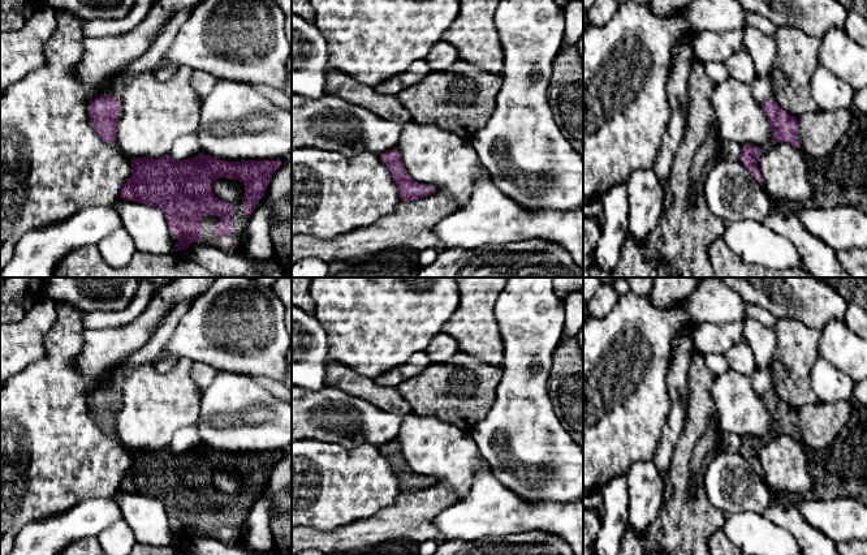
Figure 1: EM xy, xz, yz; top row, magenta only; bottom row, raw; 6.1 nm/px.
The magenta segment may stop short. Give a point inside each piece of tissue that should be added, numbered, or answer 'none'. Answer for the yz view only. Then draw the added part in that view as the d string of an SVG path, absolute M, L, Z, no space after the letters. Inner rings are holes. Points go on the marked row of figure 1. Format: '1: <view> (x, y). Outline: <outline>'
1: yz (844, 183). Outline: M867 116L851 122L841 142L831 152L831 164L824 167L820 158L803 154L807 163L814 194L802 205L793 203L793 208L833 208L836 206L854 206L867 214Z

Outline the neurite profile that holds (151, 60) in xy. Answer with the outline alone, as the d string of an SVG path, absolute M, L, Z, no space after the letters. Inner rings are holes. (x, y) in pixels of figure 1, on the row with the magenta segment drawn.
M193 9L178 12L163 29L158 39L151 44L148 51L141 57L130 63L118 76L111 82L109 95L121 99L125 82L146 70L156 70L160 66L161 59L172 46L180 27L190 17Z

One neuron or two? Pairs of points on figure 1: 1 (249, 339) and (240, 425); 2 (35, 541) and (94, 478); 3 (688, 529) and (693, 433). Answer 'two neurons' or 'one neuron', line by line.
1: two neurons
2: two neurons
3: one neuron

